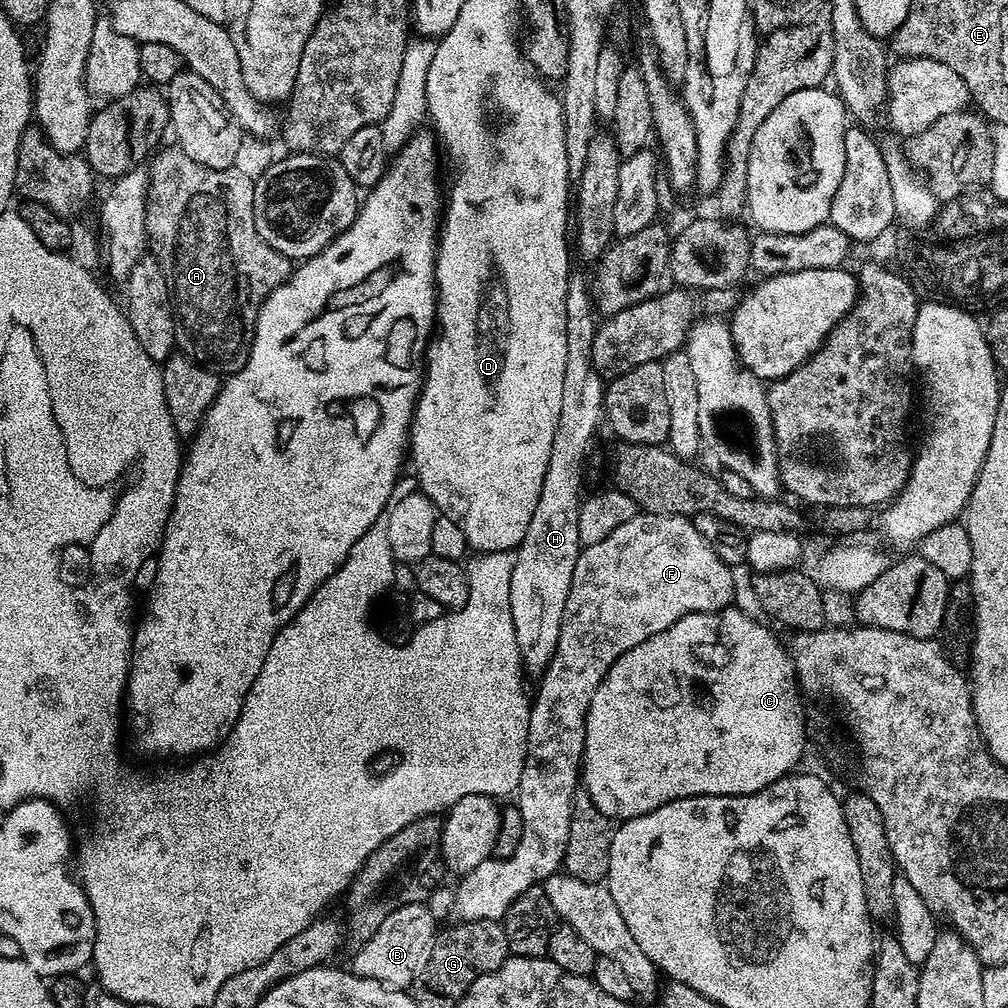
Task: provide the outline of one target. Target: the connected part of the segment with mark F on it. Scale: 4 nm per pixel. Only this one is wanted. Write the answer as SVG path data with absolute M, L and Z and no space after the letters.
M637 514L630 518L630 522L622 522L618 530L606 534L602 542L581 547L562 614L557 649L549 660L548 668L539 677L540 689L536 696L534 692L528 709L528 749L518 789L518 807L524 831L522 842L518 842L510 856L484 860L479 866L474 866L474 870L459 877L460 885L456 888L457 921L503 921L511 903L524 890L561 871L567 835L570 834L572 799L582 776L586 714L590 710L594 690L598 690L602 678L606 678L610 666L614 666L618 657L638 646L638 642L646 642L646 638L674 626L678 618L691 612L719 612L721 608L729 607L733 603L732 591L736 588L732 572L733 569L724 564L714 550L710 550L710 542L698 534L691 519L686 516Z

